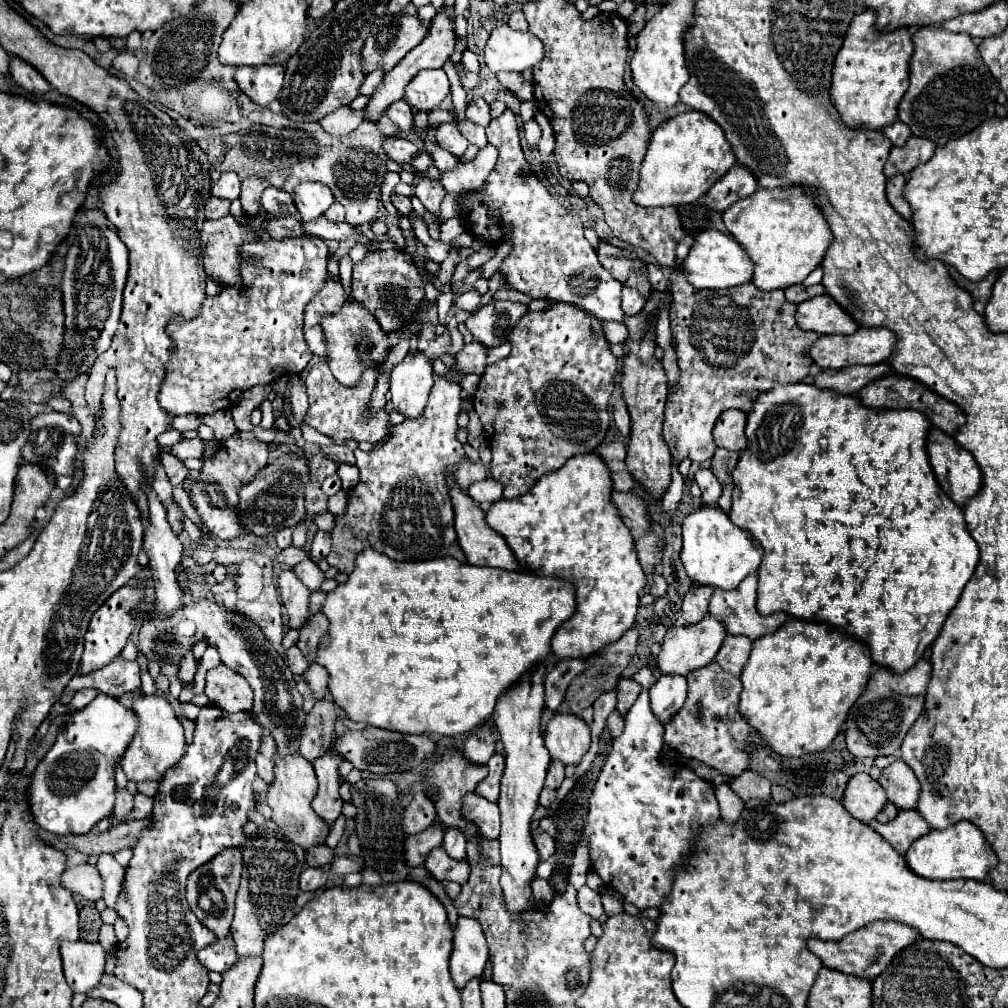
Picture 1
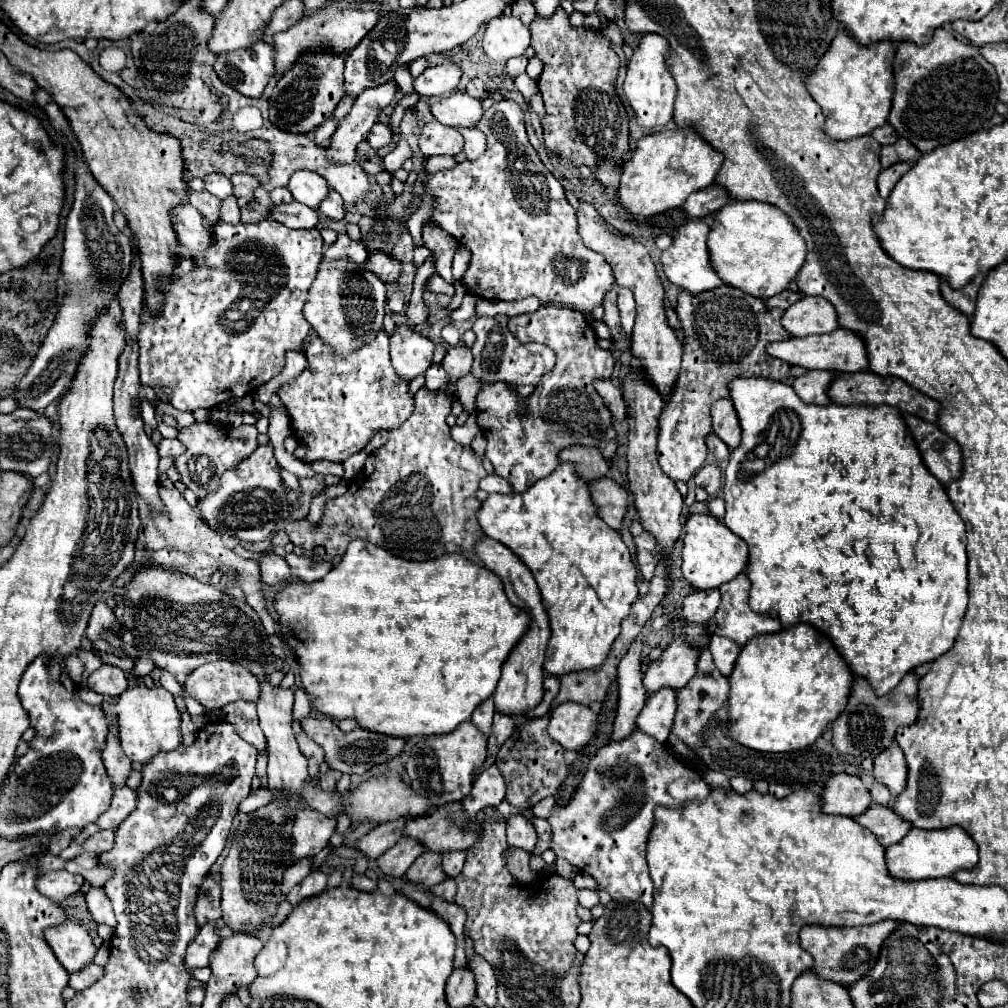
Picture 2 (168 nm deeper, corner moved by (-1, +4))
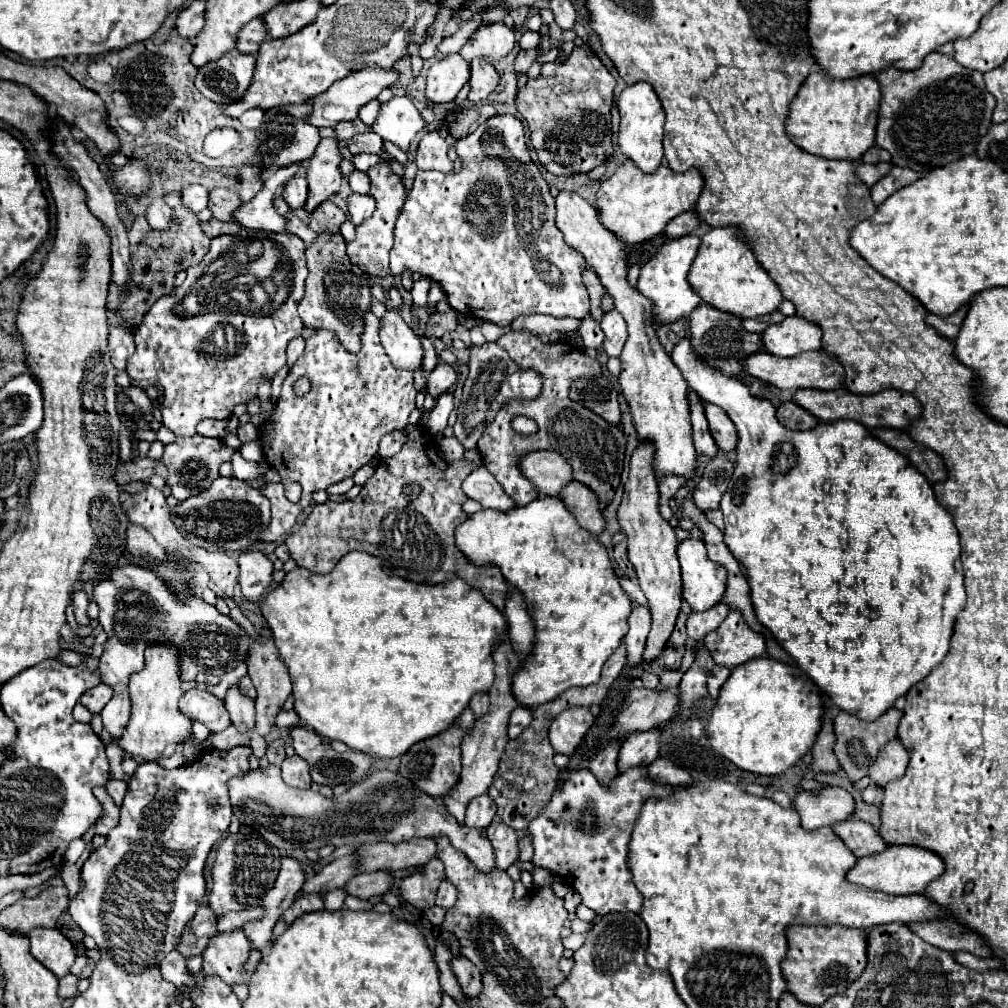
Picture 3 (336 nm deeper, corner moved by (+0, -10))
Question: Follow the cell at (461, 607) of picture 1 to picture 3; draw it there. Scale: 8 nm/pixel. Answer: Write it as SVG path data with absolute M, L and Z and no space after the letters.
M363 551L347 553L343 559L339 559L335 569L325 575L317 575L317 573L311 573L301 567L293 569L291 573L285 575L285 579L275 589L271 589L259 601L259 607L275 635L275 645L277 645L285 665L289 667L289 673L293 679L293 699L295 699L293 709L299 715L299 719L307 727L311 727L313 731L323 735L325 739L339 739L349 749L367 753L375 759L399 757L417 741L445 731L461 715L461 711L469 705L471 695L489 691L489 687L493 683L493 657L491 657L493 645L495 645L495 641L499 641L503 637L505 627L507 627L501 611L495 611L495 607L491 607L491 603L487 603L487 599L483 599L483 595L479 591L473 591L473 587L469 587L463 579L455 577L443 585L411 583L401 577L387 575L383 561L373 555L367 555Z

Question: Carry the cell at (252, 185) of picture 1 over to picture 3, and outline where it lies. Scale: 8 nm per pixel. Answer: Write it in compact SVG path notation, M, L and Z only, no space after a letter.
M211 189L209 191L209 211L219 221L231 221L231 213L241 205L235 191L229 189Z

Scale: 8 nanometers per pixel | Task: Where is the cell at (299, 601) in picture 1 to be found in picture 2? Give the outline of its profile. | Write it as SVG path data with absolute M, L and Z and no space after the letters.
M270 553L270 555L260 559L260 569L262 569L262 581L266 585L284 587L284 585L290 583L292 573L290 573L288 563L282 557L274 555L274 553Z

